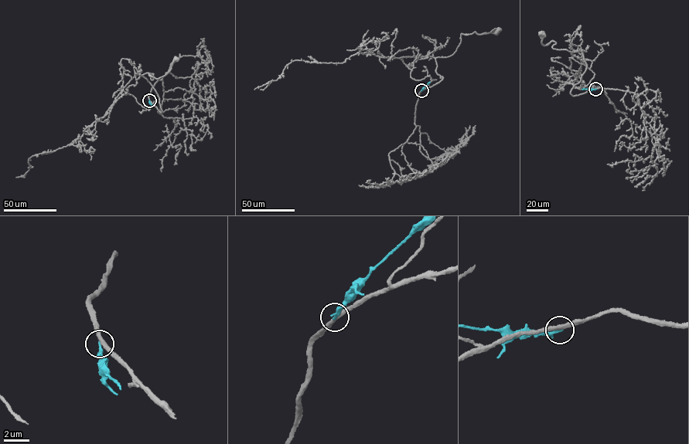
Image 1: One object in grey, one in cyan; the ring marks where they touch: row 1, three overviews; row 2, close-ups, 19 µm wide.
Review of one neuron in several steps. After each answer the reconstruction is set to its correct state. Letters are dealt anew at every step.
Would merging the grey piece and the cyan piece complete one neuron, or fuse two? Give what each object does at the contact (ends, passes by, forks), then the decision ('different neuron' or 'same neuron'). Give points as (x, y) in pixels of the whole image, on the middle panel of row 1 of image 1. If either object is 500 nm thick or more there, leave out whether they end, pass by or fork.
grey passes by | cyan ends | different neuron

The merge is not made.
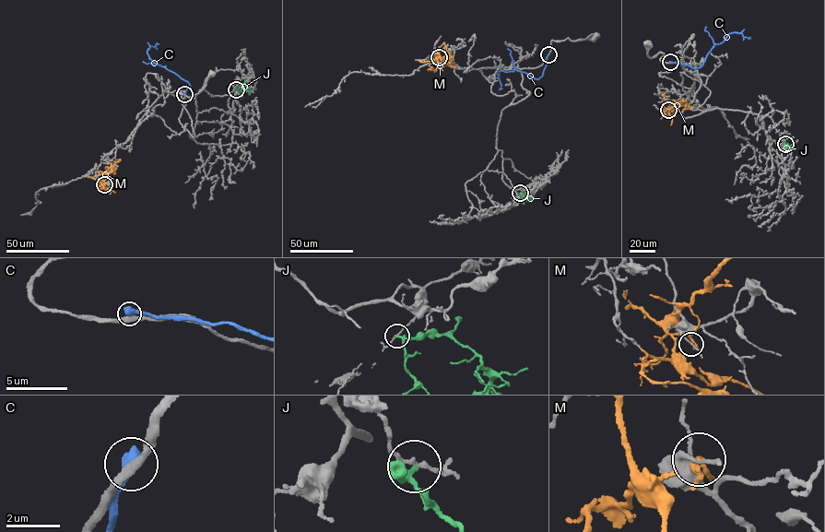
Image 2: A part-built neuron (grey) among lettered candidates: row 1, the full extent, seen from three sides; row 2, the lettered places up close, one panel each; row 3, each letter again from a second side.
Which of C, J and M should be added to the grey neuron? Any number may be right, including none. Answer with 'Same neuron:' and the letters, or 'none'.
Same neuron: none

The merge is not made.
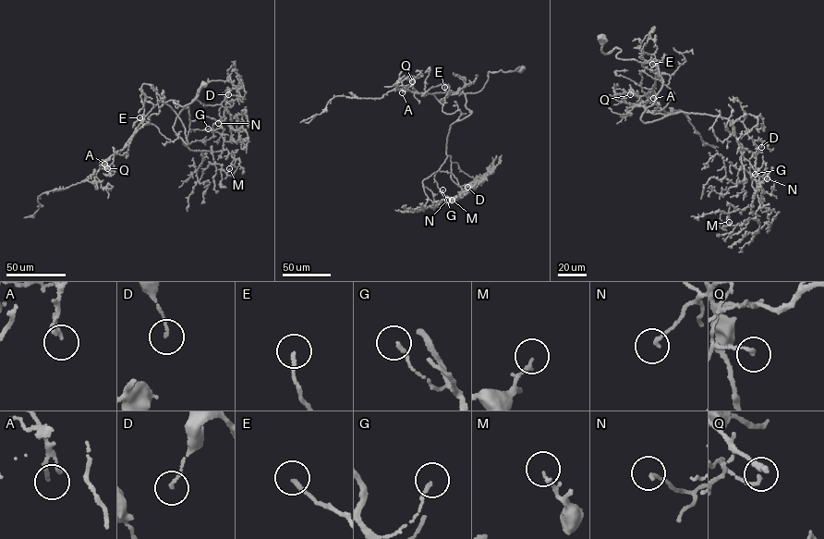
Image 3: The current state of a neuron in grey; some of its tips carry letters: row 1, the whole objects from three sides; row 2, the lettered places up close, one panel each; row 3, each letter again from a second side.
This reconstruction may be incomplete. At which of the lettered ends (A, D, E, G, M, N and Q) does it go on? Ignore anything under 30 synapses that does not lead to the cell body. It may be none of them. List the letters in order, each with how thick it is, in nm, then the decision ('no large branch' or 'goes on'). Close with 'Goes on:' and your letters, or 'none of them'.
A: calibre 120 nm; goes on
D: calibre 110 nm; no large branch
E: calibre 160 nm; goes on
G: calibre 130 nm; no large branch
M: calibre 100 nm; no large branch
N: calibre 150 nm; no large branch
Q: calibre 150 nm; no large branch
Goes on: A, E

